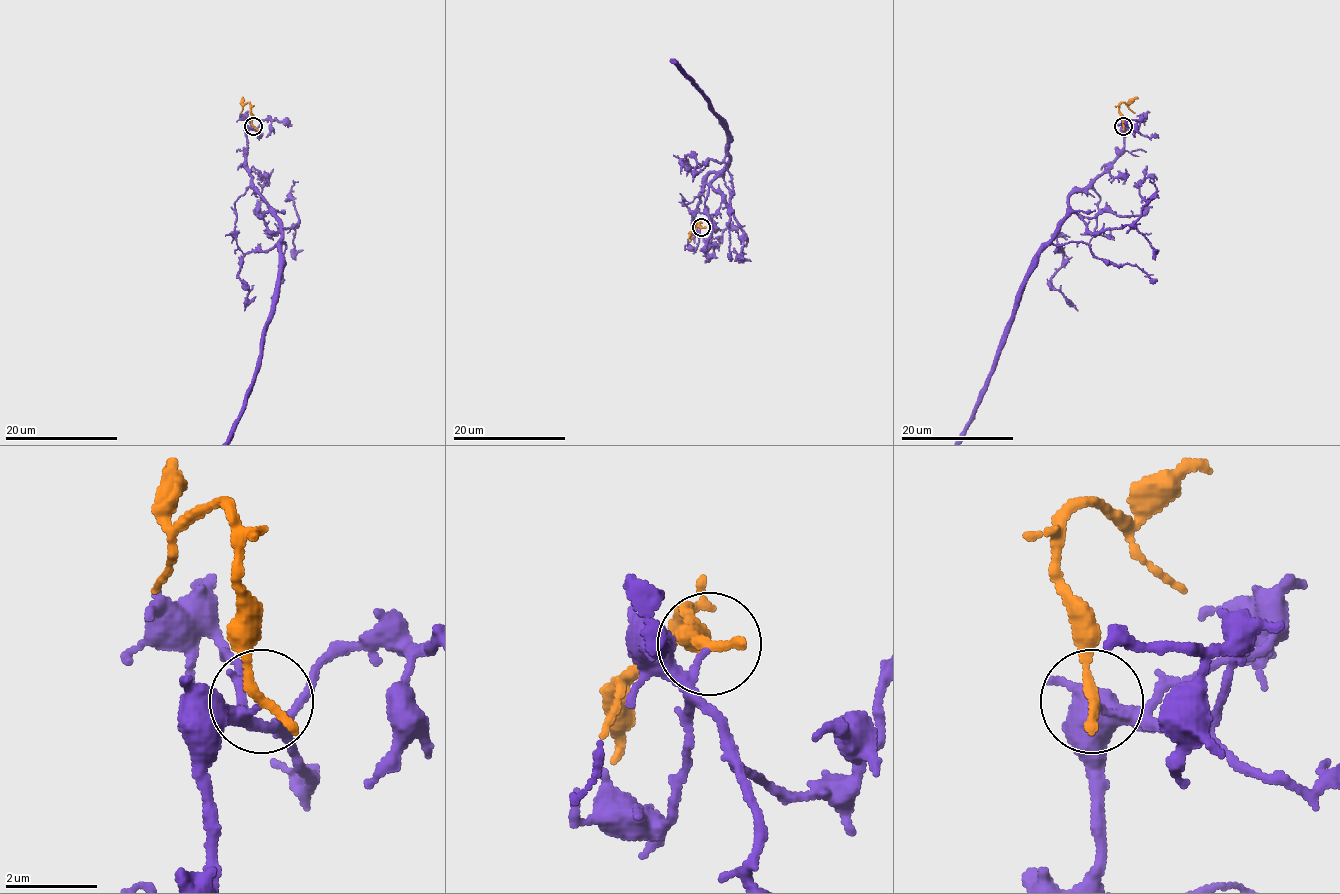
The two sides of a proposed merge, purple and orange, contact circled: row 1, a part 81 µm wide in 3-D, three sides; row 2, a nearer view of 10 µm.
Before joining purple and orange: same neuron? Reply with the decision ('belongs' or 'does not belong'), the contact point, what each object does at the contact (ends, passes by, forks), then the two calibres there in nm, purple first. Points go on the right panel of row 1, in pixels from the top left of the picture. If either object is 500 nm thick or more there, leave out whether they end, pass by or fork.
does not belong | (1123, 126) | purple passes by | orange ends | 150/280 nm

